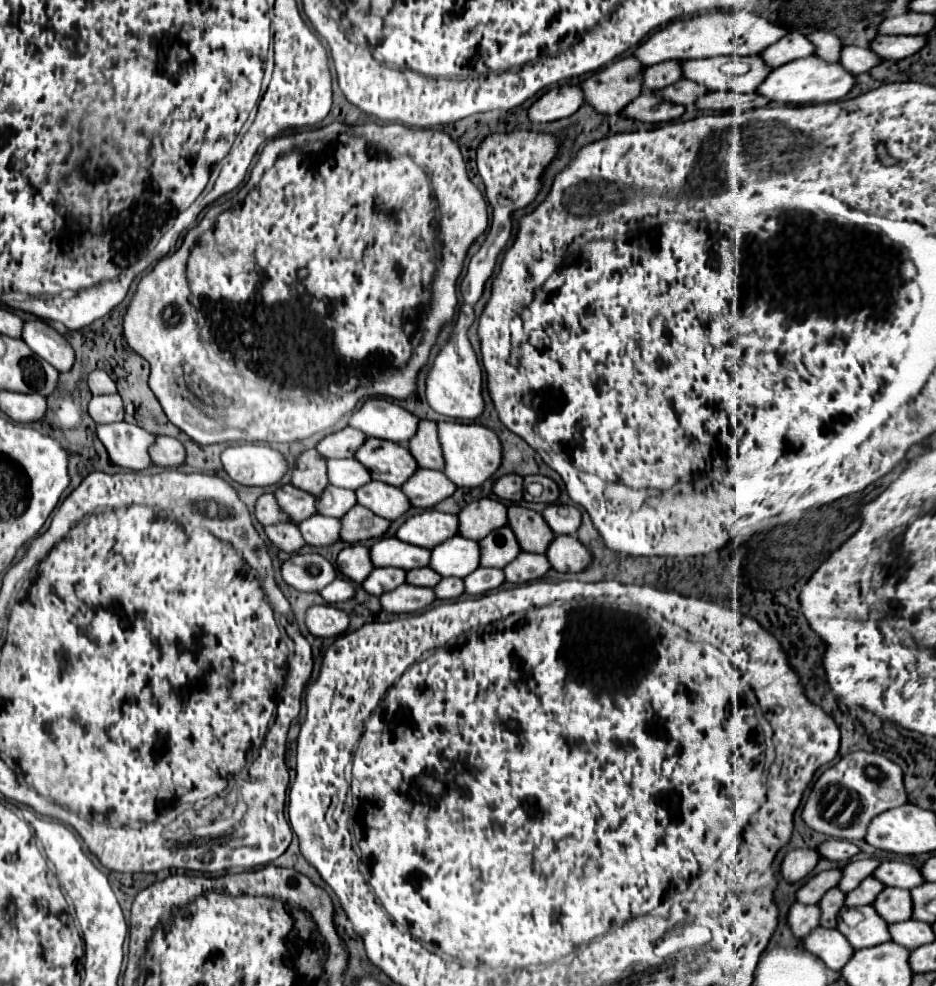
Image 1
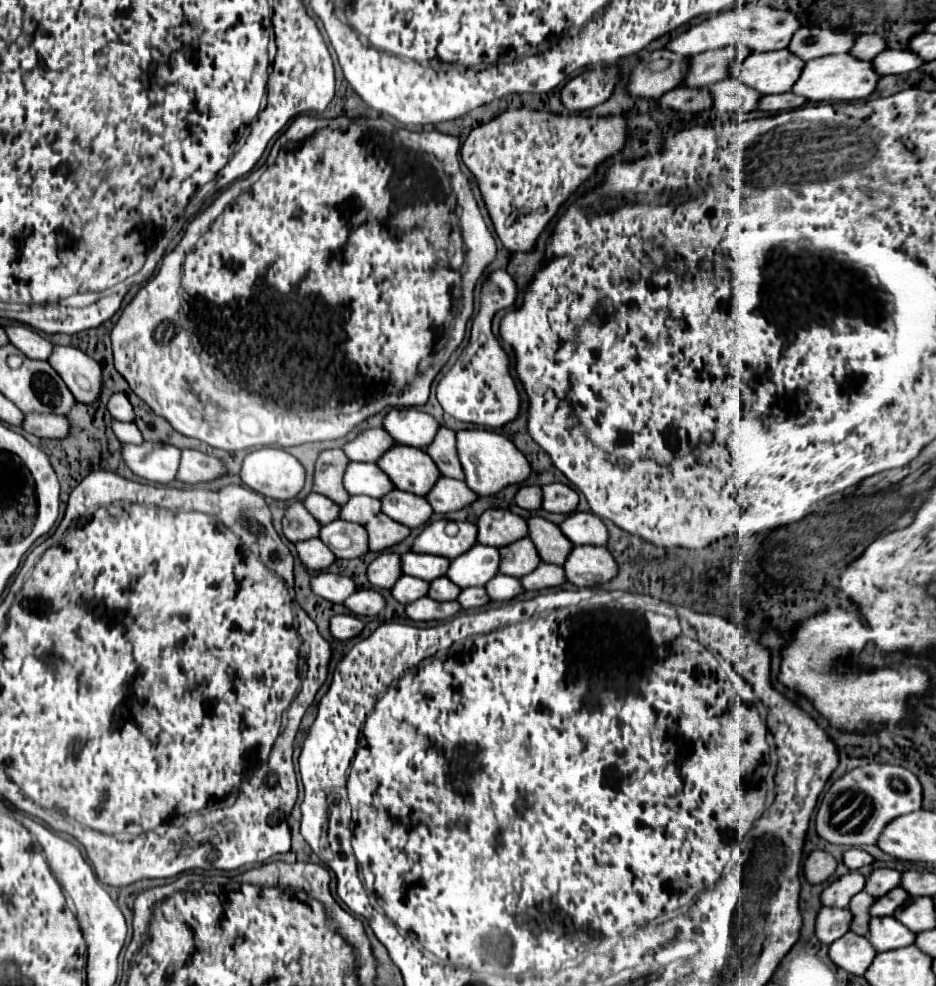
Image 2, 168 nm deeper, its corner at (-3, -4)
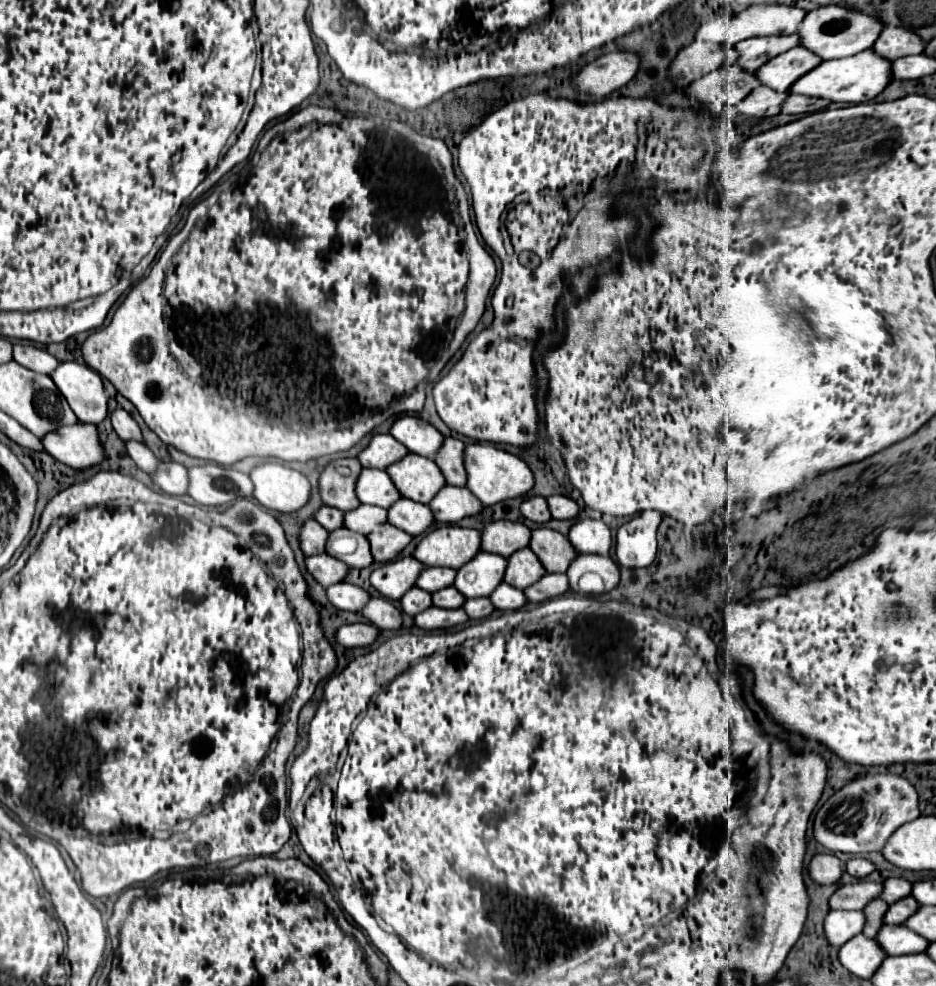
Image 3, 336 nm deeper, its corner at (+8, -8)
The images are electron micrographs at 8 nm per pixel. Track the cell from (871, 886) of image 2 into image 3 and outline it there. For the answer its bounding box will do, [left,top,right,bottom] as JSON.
[880,877,912,905]

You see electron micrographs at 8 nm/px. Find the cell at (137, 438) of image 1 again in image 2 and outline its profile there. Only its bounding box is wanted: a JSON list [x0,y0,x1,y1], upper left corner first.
[121,443,181,483]

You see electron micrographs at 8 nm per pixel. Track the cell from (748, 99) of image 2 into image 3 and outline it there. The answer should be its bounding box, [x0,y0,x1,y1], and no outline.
[732,87,788,117]

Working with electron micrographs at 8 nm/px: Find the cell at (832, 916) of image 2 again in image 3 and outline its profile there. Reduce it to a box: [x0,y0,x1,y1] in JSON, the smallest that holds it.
[824,911,866,945]

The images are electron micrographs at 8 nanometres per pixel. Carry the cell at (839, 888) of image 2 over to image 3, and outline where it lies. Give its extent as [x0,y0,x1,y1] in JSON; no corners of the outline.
[830,881,884,909]

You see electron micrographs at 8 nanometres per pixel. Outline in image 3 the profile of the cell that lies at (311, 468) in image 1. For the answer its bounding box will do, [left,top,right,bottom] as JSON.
[320,459,362,511]

